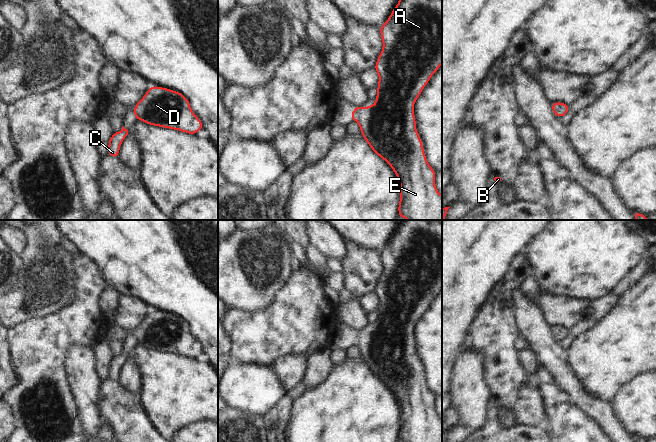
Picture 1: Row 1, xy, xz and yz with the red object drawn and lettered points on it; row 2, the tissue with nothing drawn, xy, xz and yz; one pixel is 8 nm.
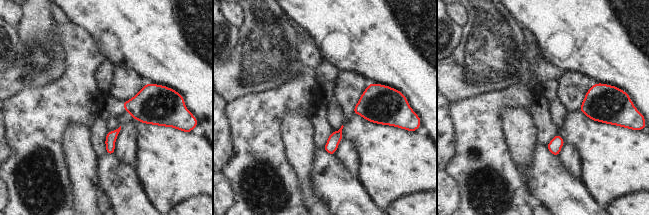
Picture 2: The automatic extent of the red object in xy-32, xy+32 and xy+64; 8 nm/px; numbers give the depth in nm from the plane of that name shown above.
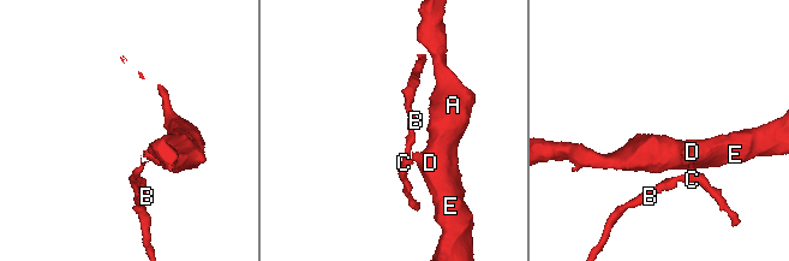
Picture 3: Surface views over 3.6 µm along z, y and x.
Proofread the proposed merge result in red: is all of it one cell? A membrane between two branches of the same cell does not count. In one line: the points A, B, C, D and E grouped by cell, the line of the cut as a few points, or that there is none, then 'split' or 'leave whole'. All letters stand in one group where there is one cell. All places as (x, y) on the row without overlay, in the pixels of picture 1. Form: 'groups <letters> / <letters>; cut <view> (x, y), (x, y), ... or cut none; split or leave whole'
groups A D E / B C; cut xy (134, 337), (138, 343); split

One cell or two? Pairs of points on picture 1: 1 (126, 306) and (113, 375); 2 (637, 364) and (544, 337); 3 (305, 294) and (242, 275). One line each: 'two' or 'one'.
1: one
2: two
3: two

